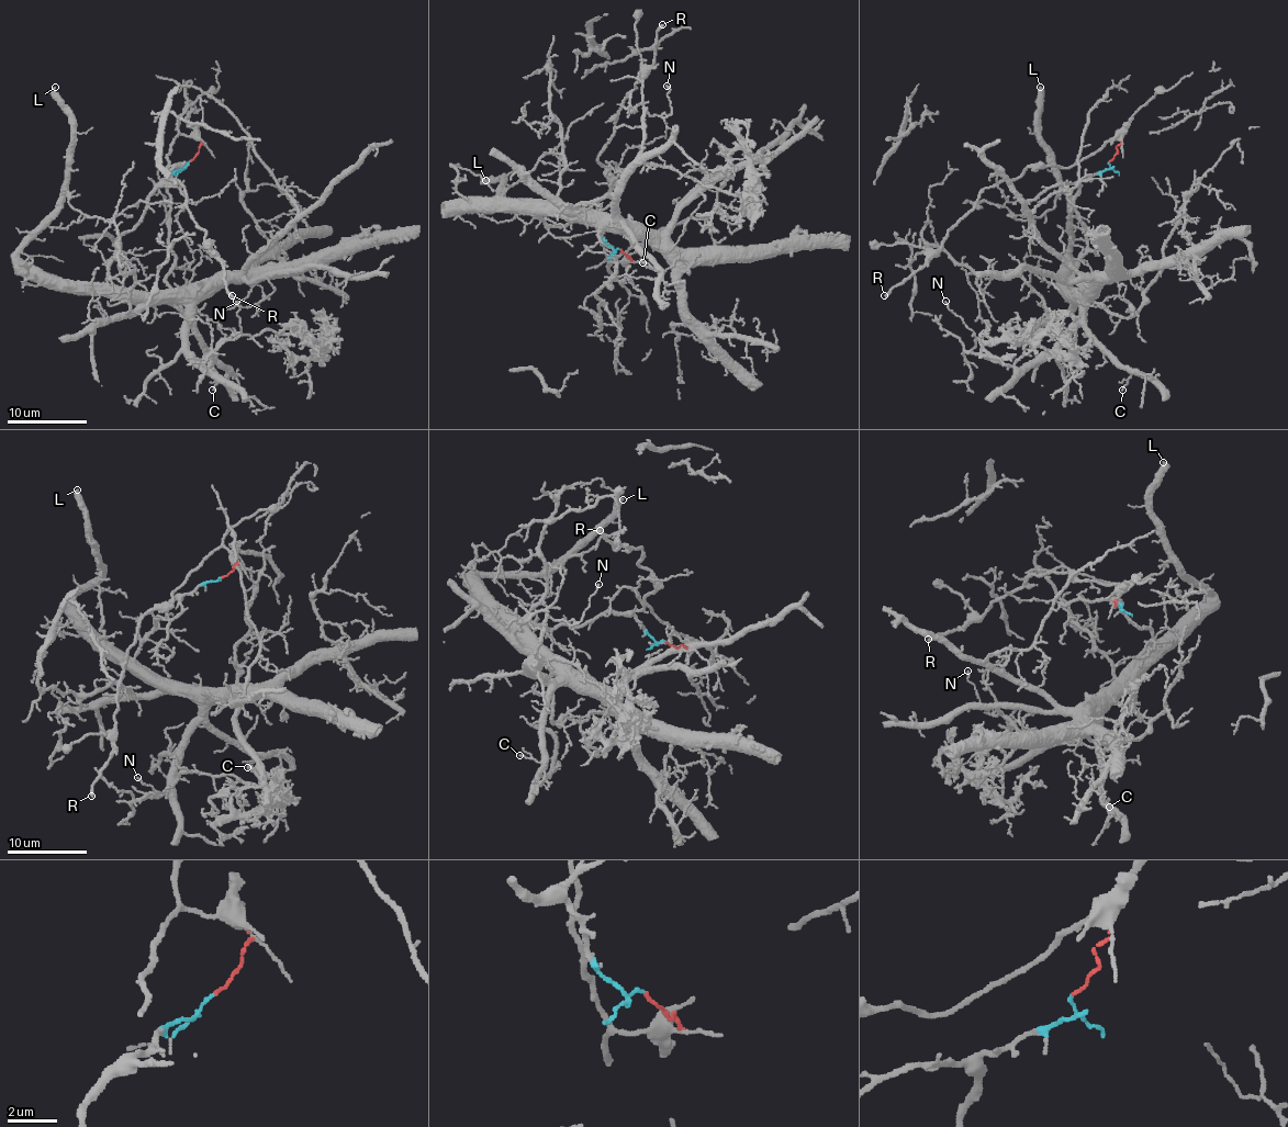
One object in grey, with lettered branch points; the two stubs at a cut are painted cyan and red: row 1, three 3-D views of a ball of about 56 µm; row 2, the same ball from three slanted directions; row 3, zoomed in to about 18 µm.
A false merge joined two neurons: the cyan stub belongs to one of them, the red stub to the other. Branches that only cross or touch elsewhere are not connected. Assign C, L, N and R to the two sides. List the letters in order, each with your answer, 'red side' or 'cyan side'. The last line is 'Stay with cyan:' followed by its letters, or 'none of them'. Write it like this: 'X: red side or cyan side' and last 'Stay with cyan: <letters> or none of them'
C: cyan side
L: cyan side
N: cyan side
R: red side
Stay with cyan: C, L, N

